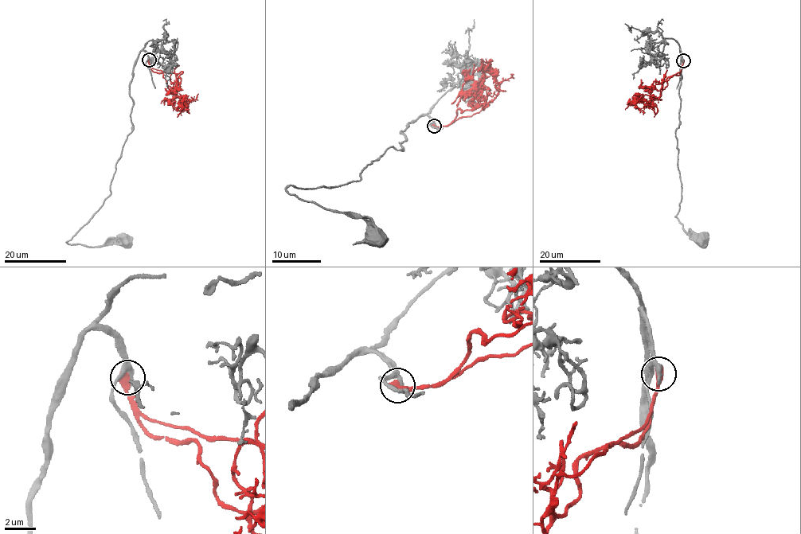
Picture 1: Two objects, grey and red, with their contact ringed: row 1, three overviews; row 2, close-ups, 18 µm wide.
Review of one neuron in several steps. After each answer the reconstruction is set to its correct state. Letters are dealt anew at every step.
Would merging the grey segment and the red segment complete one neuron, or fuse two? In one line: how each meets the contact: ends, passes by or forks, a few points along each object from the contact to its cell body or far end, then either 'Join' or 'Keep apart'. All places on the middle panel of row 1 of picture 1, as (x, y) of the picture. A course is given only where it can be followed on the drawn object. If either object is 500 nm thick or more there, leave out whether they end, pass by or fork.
Course of grey: (435, 126), (423, 115), (408, 123), (402, 150), (386, 150), (360, 180), (287, 188), (361, 218), (373, 239). Course of red: (434, 125), (451, 124), (458, 110), (470, 110), (483, 96), (486, 99), (482, 91), (485, 62), (480, 59). Join

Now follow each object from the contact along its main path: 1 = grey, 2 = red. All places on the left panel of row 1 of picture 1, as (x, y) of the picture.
1: (149, 60), (142, 50), (133, 68), (133, 130), (115, 165), (111, 195), (67, 242), (92, 247), (123, 239)
2: (149, 60), (149, 64), (160, 70), (167, 83), (180, 98), (180, 113), (177, 117)

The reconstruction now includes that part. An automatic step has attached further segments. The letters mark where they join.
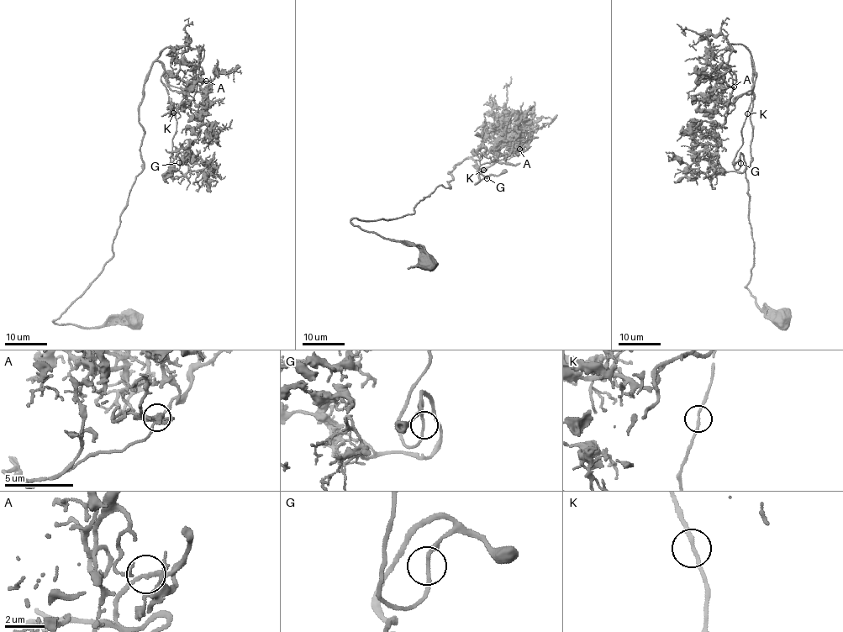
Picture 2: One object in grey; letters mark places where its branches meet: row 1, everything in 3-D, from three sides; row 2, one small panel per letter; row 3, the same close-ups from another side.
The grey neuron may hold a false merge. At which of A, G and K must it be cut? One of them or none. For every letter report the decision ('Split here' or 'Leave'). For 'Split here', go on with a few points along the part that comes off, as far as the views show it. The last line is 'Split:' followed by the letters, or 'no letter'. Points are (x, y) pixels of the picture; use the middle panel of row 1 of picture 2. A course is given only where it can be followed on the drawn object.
A: Leave
G: Leave
K: Leave
Split: no letter

